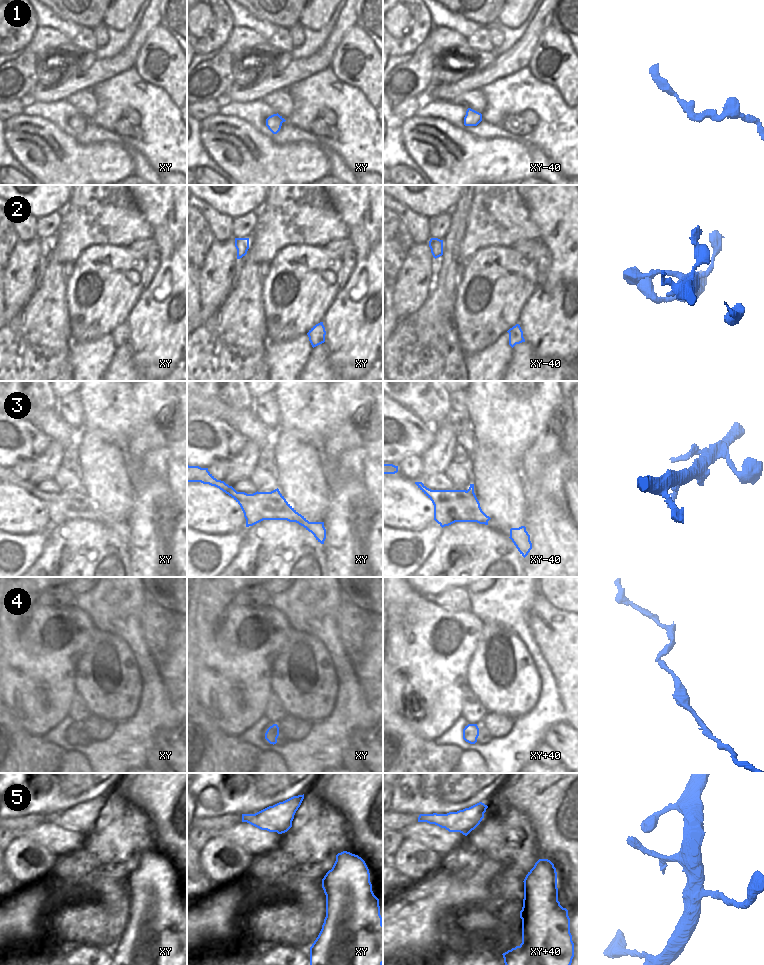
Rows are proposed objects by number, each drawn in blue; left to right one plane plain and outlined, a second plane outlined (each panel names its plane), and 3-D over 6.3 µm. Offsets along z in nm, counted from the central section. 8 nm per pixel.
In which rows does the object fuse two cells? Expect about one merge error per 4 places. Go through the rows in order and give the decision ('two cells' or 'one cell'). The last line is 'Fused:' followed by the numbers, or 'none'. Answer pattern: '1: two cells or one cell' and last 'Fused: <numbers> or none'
1: one cell
2: one cell
3: one cell
4: one cell
5: one cell
Fused: none

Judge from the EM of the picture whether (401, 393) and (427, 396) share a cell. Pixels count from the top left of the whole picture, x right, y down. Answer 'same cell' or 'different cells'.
same cell

